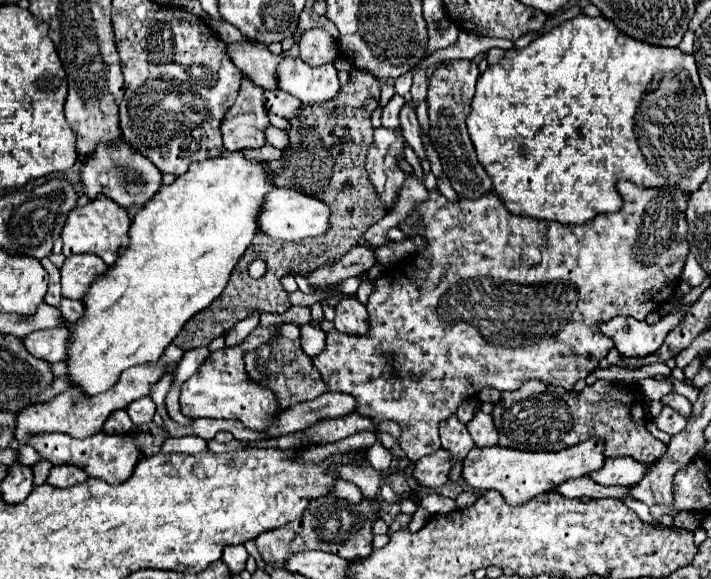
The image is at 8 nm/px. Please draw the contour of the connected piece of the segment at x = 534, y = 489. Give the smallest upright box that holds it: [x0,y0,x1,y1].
[463,438,605,506]

